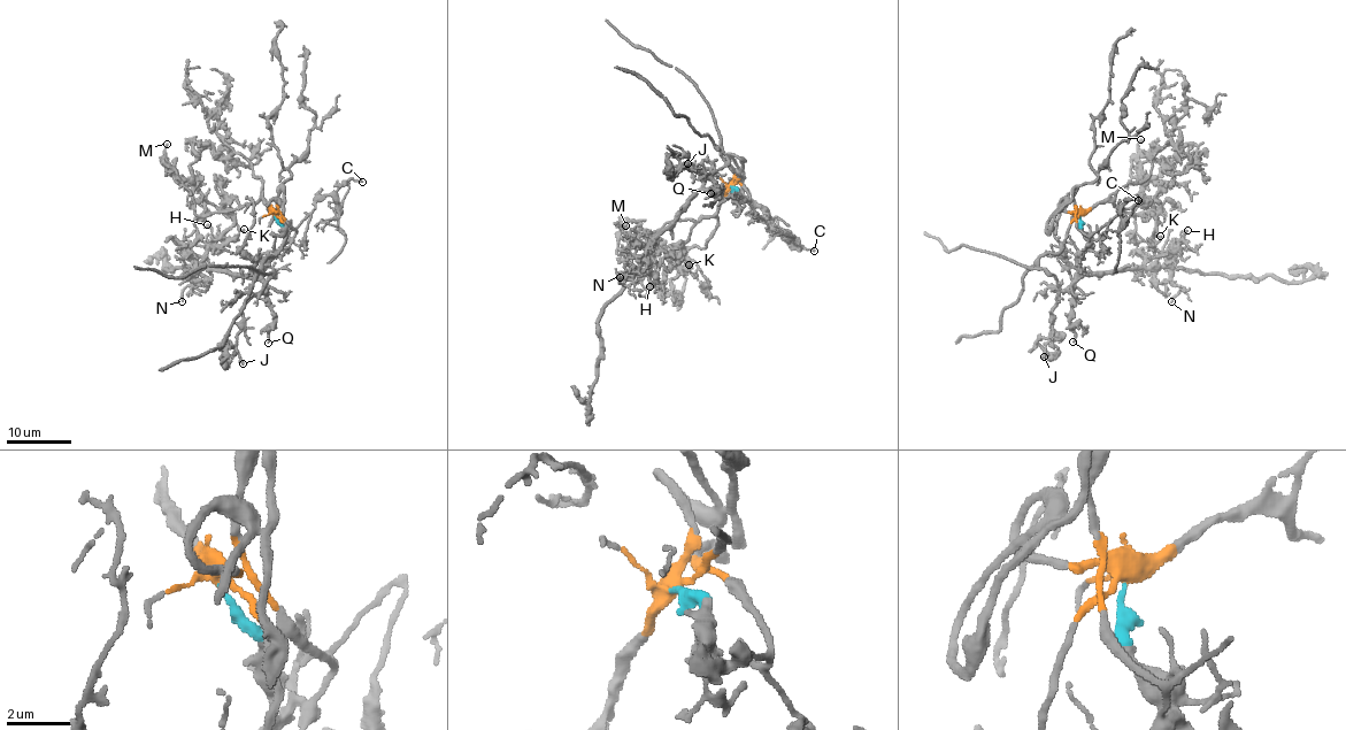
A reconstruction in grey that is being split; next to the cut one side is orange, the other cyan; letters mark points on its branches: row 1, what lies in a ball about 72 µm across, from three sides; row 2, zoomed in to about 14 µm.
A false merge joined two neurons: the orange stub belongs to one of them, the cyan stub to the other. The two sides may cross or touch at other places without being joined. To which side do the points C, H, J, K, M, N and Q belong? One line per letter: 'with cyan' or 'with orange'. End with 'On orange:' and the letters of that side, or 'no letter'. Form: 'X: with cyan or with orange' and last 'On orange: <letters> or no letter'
C: with orange
H: with cyan
J: with cyan
K: with orange
M: with orange
N: with cyan
Q: with cyan
On orange: C, K, M

